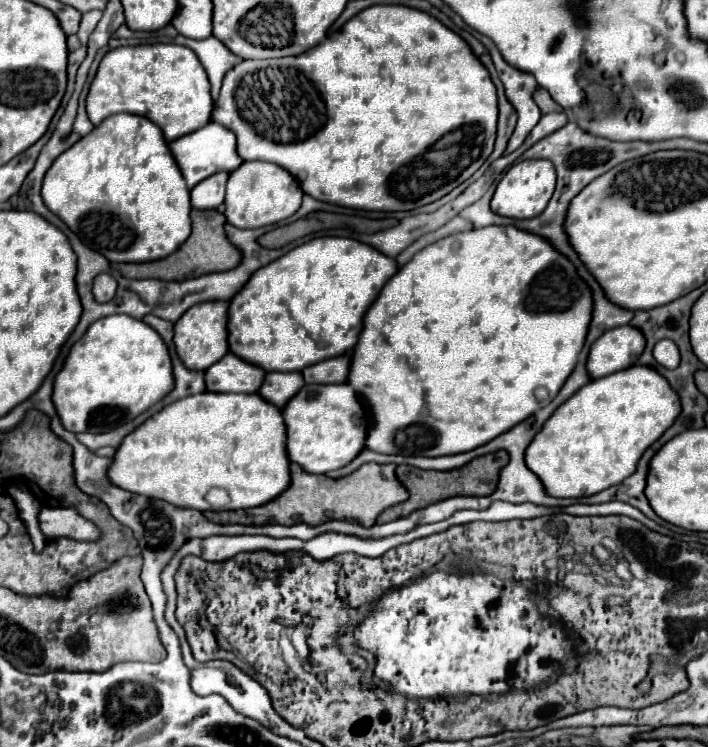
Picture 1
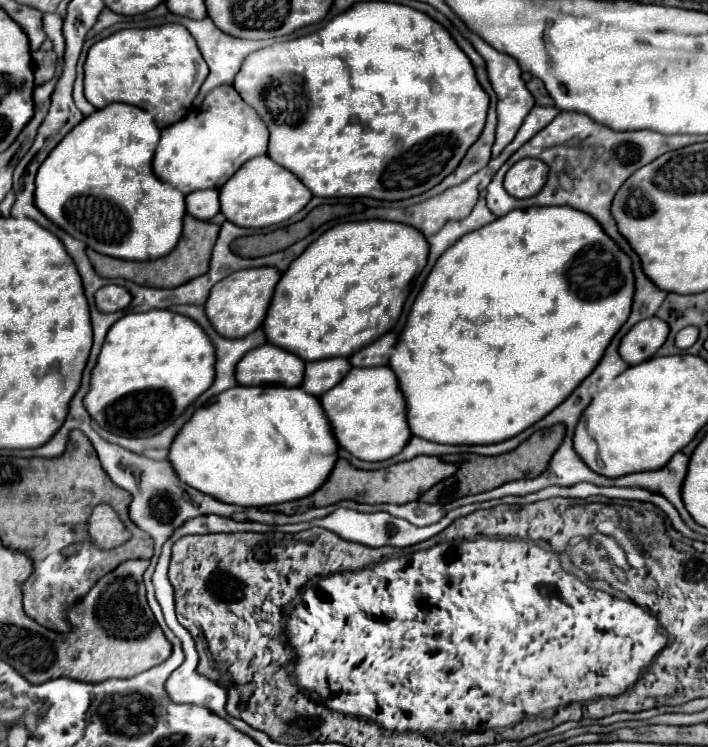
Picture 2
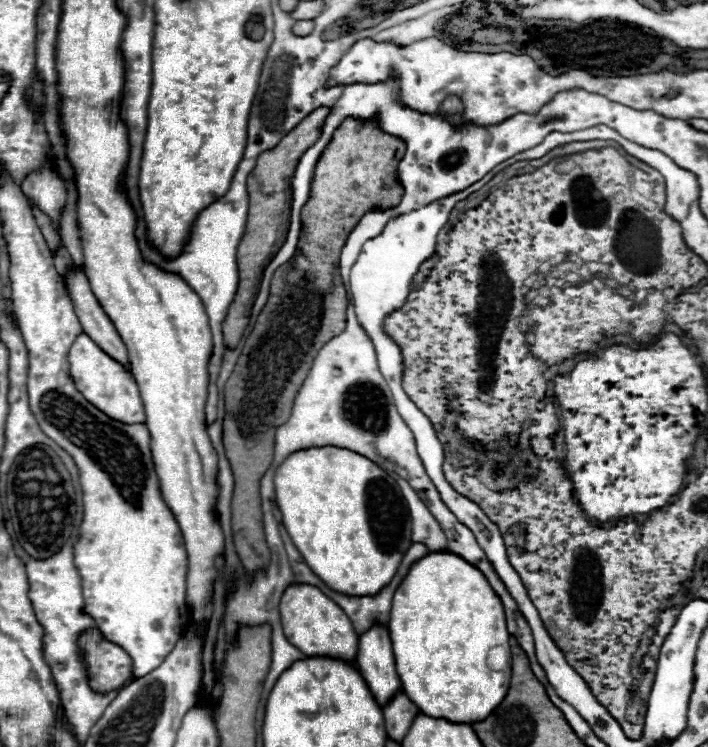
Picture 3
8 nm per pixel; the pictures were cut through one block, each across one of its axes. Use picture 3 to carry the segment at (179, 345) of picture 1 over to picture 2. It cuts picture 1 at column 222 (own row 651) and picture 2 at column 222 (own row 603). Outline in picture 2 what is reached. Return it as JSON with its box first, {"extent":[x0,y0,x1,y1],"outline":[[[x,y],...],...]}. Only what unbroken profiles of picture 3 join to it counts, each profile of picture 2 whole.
{"extent":[206,266,282,338],"outline":[[[260,266],[260,268],[250,268],[250,270],[240,270],[234,272],[232,276],[220,280],[216,288],[212,288],[208,300],[206,300],[206,314],[212,322],[212,326],[228,338],[240,338],[248,336],[248,332],[254,332],[256,328],[262,326],[270,300],[274,296],[274,288],[280,282],[282,272],[274,266]]]}

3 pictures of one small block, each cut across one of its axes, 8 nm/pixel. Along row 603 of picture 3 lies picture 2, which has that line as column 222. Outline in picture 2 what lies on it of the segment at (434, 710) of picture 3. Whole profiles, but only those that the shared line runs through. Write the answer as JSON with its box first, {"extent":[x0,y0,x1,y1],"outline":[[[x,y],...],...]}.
{"extent":[170,386,340,508],"outline":[[[236,386],[216,396],[212,404],[200,408],[184,424],[172,442],[170,462],[188,486],[216,496],[220,502],[260,508],[316,492],[328,480],[328,472],[332,472],[332,464],[338,460],[338,450],[340,446],[332,440],[332,432],[328,432],[328,420],[324,420],[320,400],[304,392],[302,386]]]}

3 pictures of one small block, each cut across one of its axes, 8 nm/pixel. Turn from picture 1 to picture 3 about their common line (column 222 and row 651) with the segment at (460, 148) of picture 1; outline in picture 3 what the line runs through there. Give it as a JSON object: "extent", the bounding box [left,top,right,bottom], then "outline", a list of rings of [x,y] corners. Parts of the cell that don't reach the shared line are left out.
{"extent":[78,628,134,690],"outline":[[[98,628],[86,630],[78,642],[86,654],[88,674],[92,674],[92,690],[116,690],[126,680],[134,680],[132,658],[114,642],[108,642]]]}

